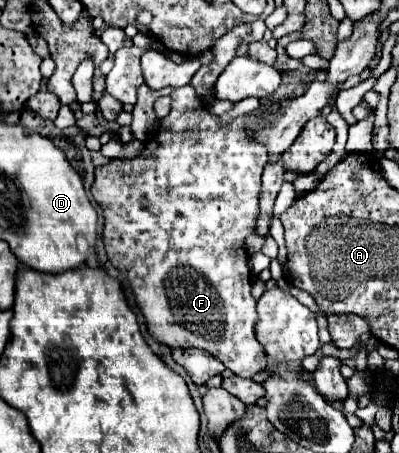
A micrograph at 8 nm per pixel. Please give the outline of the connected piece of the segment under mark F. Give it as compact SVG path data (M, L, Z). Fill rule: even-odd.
M189 84L175 88L171 98L173 98L173 106L171 106L169 116L165 116L161 120L159 134L145 144L145 150L137 158L121 162L121 166L119 166L119 160L115 160L115 162L95 170L95 182L91 186L91 194L93 194L95 202L101 206L103 218L105 218L103 232L101 232L103 244L105 244L107 256L113 262L113 266L117 266L131 282L137 306L141 308L141 312L147 320L147 330L155 342L165 344L169 348L183 348L183 350L201 348L201 350L209 352L213 358L221 360L225 364L225 368L229 368L235 376L253 378L257 372L261 372L265 368L267 360L263 356L263 350L259 348L259 342L255 340L255 298L251 296L253 276L251 276L251 270L247 266L247 252L245 252L243 244L245 244L245 238L249 234L253 234L255 220L259 216L261 174L263 174L263 168L267 164L267 152L265 152L263 144L259 144L255 138L247 136L247 130L245 130L247 116L237 118L229 126L221 126L217 122L217 116L205 108L201 98L195 94L195 90Z

